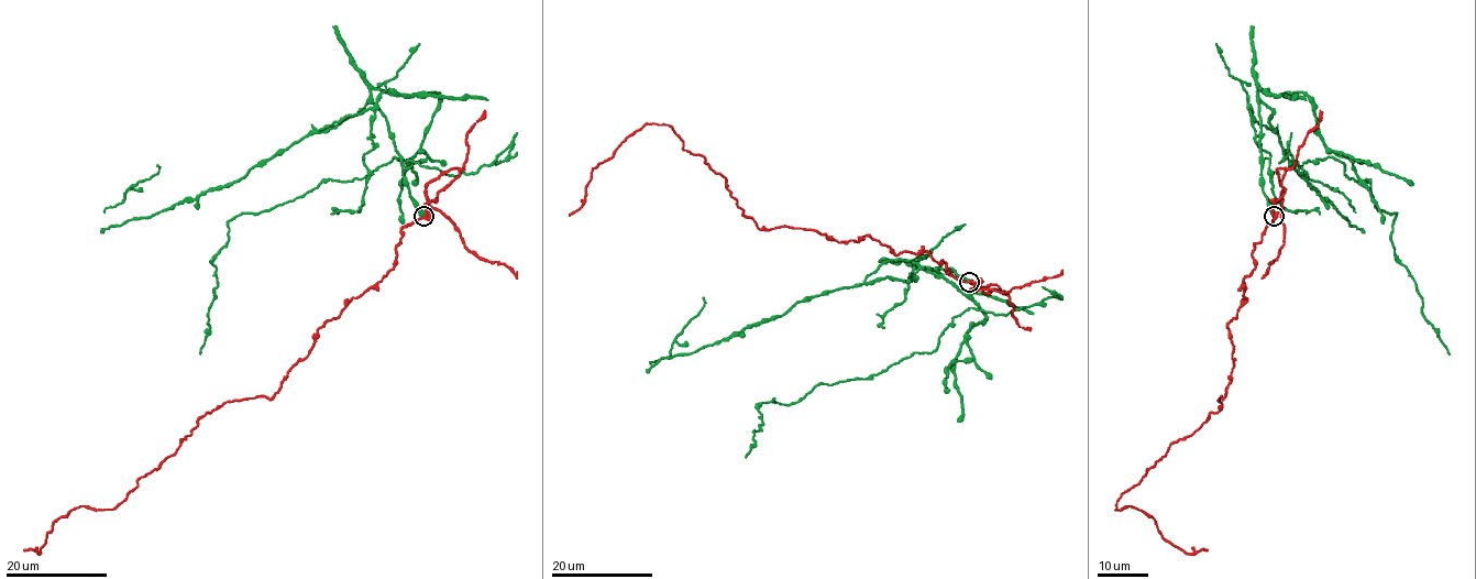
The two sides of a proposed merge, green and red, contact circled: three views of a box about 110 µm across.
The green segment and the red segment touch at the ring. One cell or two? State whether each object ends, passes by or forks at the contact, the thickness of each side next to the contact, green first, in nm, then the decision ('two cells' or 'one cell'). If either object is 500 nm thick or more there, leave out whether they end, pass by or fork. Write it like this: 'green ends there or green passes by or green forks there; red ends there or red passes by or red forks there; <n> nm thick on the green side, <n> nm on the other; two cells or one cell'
550 nm thick on the green side, 190 nm on the other; two cells

